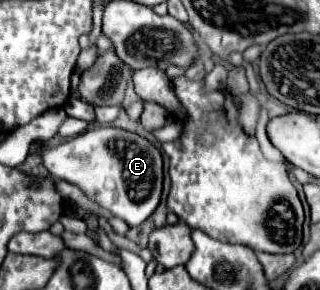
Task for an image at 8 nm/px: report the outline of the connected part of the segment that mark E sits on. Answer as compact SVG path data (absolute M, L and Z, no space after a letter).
M93 127L61 145L47 147L45 143L41 143L31 145L29 149L43 149L43 165L55 179L65 179L77 185L89 199L97 201L103 209L109 209L115 217L125 219L131 227L141 225L159 205L163 189L163 157L151 141L147 141L137 133L119 127Z

